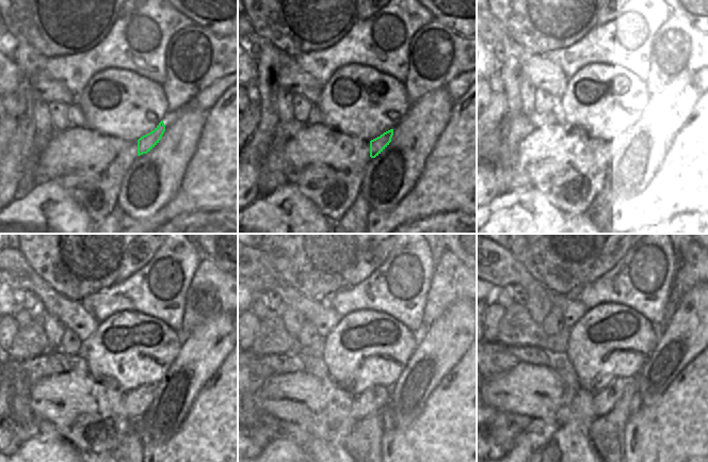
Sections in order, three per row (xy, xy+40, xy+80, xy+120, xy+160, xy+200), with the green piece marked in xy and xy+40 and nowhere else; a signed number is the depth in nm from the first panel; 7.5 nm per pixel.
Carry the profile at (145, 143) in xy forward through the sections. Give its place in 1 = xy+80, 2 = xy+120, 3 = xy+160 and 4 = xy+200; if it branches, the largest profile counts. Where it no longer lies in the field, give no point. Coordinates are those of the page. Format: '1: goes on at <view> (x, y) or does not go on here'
1: goes on at xy+80 (614, 146)
2: goes on at xy+120 (135, 401)
3: goes on at xy+160 (371, 401)
4: goes on at xy+200 (604, 401)

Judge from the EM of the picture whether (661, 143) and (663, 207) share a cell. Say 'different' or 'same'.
different

